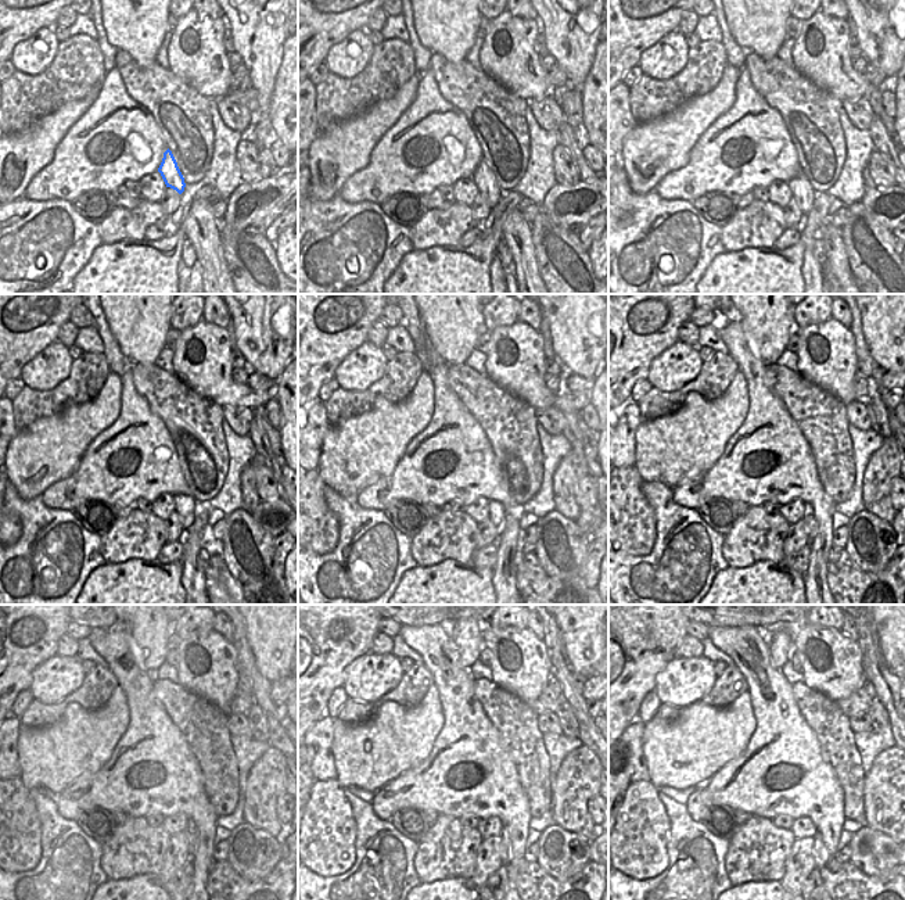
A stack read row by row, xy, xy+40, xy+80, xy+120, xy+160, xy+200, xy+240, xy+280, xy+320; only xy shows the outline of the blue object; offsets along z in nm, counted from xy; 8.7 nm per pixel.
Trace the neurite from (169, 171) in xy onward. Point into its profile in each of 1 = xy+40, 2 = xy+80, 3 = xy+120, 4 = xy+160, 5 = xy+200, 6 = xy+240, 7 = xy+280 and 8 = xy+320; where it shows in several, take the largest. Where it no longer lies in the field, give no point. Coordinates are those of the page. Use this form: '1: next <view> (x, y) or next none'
1: next xy+40 (484, 179)
2: next xy+80 (803, 193)
3: next xy+120 (185, 505)
4: next xy+160 (496, 511)
5: next xy+200 (808, 513)
6: next xy+240 (190, 827)
7: next xy+280 (505, 836)
8: next xy+320 (819, 850)

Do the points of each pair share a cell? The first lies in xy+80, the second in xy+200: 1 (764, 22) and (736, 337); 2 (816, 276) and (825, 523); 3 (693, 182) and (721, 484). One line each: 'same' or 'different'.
1: different
2: same
3: same

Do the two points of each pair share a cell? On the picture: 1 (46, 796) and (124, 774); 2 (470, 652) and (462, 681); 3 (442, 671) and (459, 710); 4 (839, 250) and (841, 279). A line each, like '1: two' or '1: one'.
1: two
2: two
3: one
4: one

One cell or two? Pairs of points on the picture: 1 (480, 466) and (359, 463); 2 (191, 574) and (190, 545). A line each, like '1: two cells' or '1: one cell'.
1: two cells
2: one cell

